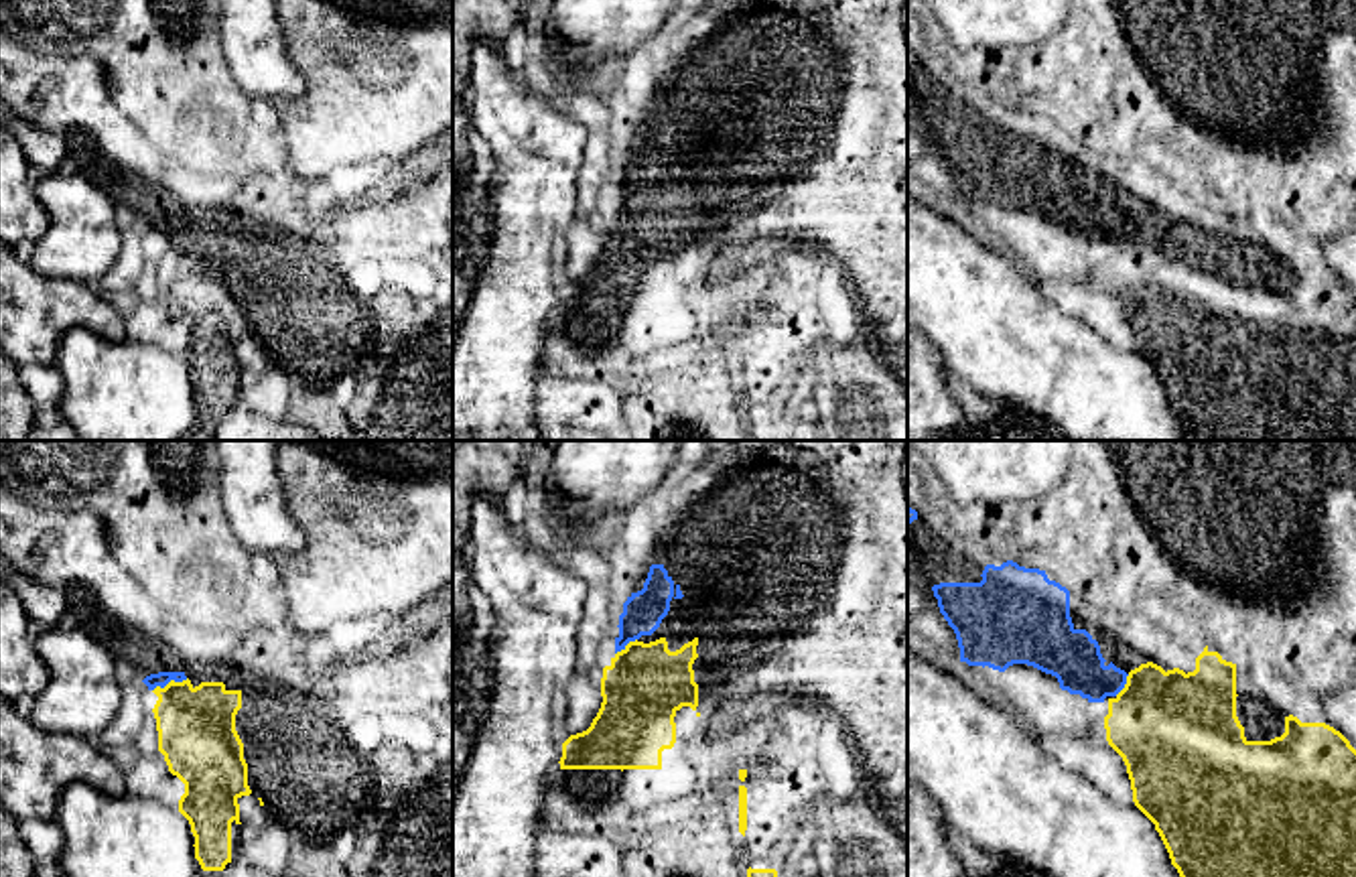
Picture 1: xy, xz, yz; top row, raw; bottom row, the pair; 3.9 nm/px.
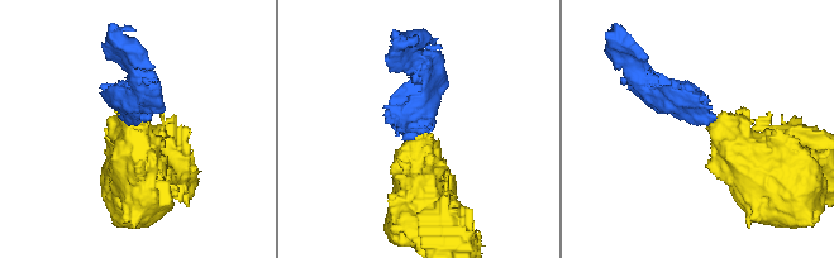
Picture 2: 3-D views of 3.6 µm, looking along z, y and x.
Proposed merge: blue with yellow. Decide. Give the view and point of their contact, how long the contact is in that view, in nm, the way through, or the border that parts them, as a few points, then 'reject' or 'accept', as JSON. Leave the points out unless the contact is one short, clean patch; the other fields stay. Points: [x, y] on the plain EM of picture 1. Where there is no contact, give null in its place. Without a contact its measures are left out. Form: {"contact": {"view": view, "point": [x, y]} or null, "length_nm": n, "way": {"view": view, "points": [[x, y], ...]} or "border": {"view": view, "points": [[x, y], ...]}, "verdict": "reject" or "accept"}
{"contact": {"view": "xy", "point": [169, 226]}, "length_nm": 150, "way": {"view": "xy", "points": [[161, 224], [169, 226], [181, 256], [197, 281]]}, "verdict": "accept"}

